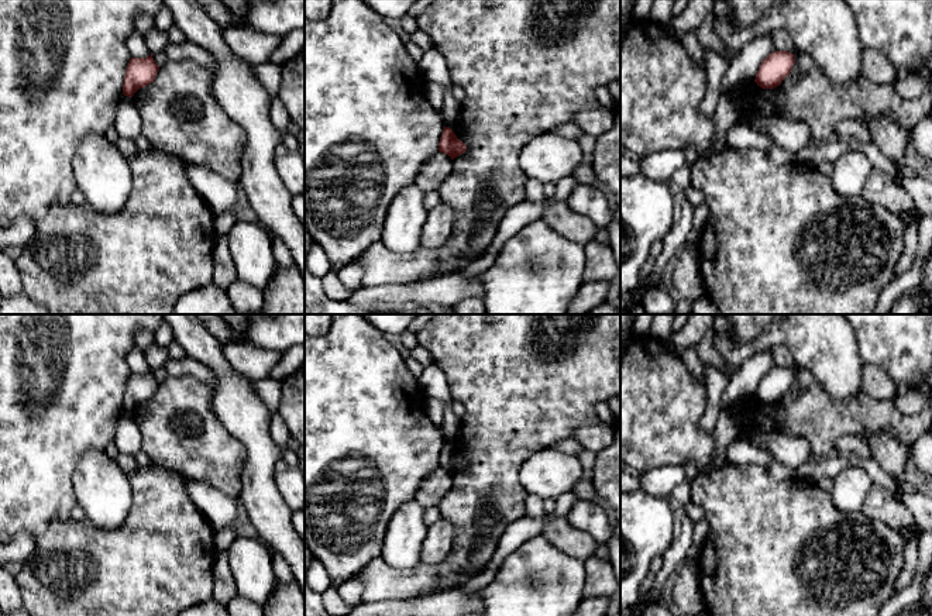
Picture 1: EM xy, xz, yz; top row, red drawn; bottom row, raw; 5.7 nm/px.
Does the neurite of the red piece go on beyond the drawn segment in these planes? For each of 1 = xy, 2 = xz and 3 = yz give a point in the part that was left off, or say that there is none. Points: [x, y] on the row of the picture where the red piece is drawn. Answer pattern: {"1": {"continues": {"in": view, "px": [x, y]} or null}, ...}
{"1": {"continues": null}, "2": {"continues": null}, "3": {"continues": null}}

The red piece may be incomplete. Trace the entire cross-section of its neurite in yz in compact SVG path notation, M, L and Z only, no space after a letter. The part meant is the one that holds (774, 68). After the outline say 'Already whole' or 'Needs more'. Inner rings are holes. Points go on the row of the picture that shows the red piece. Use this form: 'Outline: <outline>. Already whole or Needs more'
Outline: M774 51L761 62L754 82L763 89L774 89L790 75L794 63L791 52Z. Already whole

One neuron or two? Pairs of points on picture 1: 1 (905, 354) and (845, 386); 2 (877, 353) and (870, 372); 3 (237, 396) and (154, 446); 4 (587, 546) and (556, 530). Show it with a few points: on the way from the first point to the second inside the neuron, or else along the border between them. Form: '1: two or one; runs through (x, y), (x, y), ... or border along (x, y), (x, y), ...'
1: two; border along (853, 331), (857, 340), (859, 357), (865, 362)
2: two; border along (865, 362), (879, 367), (898, 385)
3: two; border along (210, 386), (212, 410), (233, 436)
4: one; runs through (580, 544), (563, 536)

